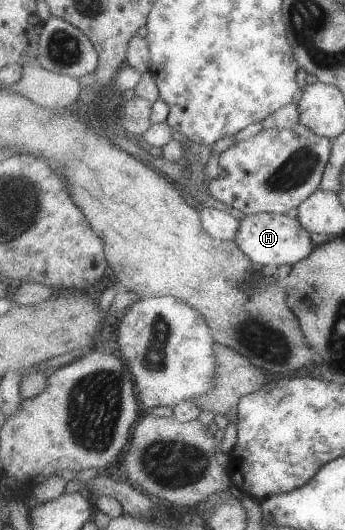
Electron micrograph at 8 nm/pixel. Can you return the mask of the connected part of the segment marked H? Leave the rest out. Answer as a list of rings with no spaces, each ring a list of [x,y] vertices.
[[[257,213],[245,216],[241,222],[235,242],[258,268],[268,265],[274,265],[276,268],[289,265],[293,268],[297,263],[311,256],[317,248],[312,242],[310,232],[304,228],[298,216],[290,218],[287,214]]]

